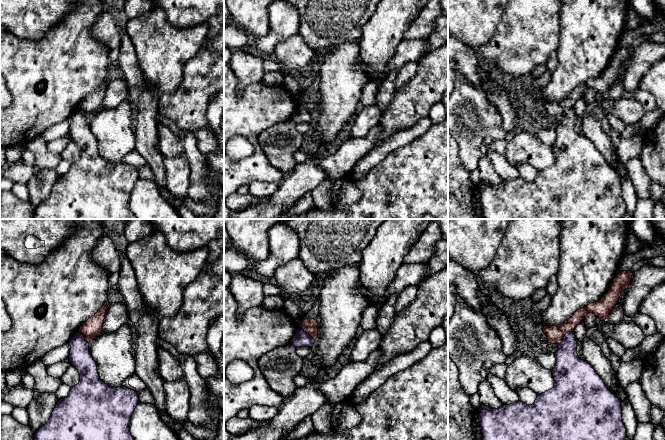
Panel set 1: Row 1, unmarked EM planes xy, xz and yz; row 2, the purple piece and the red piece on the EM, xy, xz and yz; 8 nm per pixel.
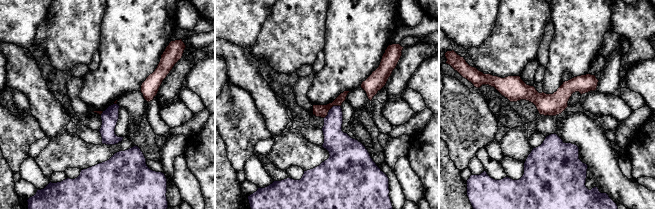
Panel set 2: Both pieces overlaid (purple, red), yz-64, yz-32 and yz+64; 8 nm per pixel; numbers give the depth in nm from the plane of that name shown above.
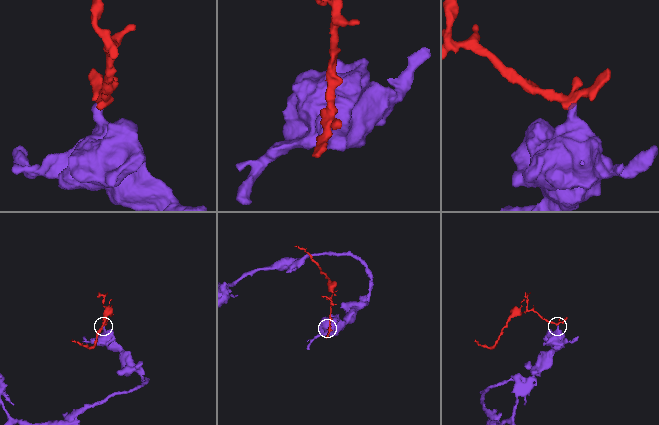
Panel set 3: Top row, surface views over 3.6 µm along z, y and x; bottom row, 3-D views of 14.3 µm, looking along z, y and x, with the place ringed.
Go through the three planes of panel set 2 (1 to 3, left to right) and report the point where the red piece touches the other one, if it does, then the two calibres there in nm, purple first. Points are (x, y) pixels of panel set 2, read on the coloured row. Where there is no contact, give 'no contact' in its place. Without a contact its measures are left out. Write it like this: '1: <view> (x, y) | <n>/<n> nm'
1: yz-64 (102, 113) | 140/30 nm
2: yz-32 (330, 109) | 180/100 nm
3: no contact

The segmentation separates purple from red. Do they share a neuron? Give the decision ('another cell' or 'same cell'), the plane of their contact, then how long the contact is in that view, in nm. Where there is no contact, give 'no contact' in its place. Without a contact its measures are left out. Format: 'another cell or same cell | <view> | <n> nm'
another cell | yz | 160 nm

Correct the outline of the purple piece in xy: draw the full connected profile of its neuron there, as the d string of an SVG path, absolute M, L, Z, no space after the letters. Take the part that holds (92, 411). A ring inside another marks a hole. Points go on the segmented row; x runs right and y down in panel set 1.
M79 331L69 341L69 360L80 374L80 382L71 387L69 395L59 400L49 421L35 434L34 440L134 440L129 432L130 418L139 403L138 393L126 387L112 388L99 377L97 364L89 352L89 343Z

